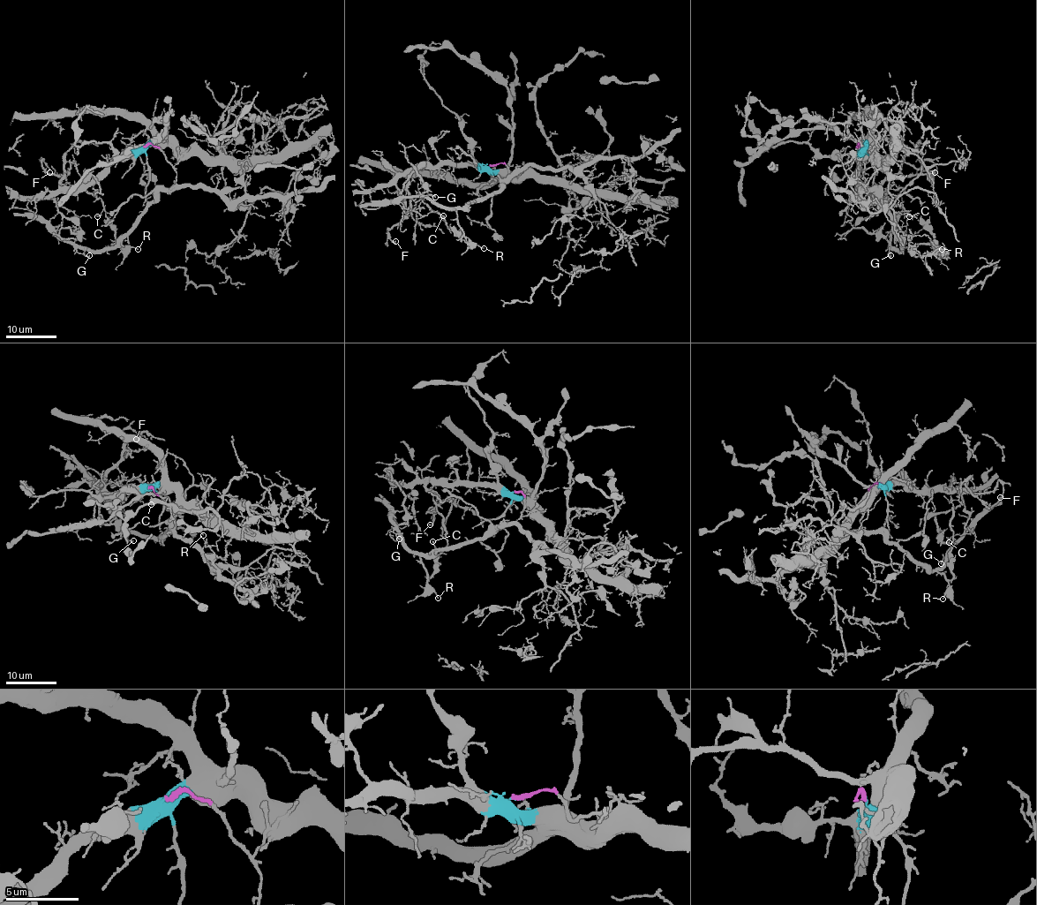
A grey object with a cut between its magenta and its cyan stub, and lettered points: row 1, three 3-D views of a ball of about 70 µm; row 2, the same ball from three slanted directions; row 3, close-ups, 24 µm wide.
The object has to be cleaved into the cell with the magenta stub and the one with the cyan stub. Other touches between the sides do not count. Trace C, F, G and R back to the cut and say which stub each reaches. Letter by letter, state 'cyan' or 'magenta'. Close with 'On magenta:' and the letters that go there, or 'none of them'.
C: magenta
F: cyan
G: magenta
R: magenta
On magenta: C, G, R

